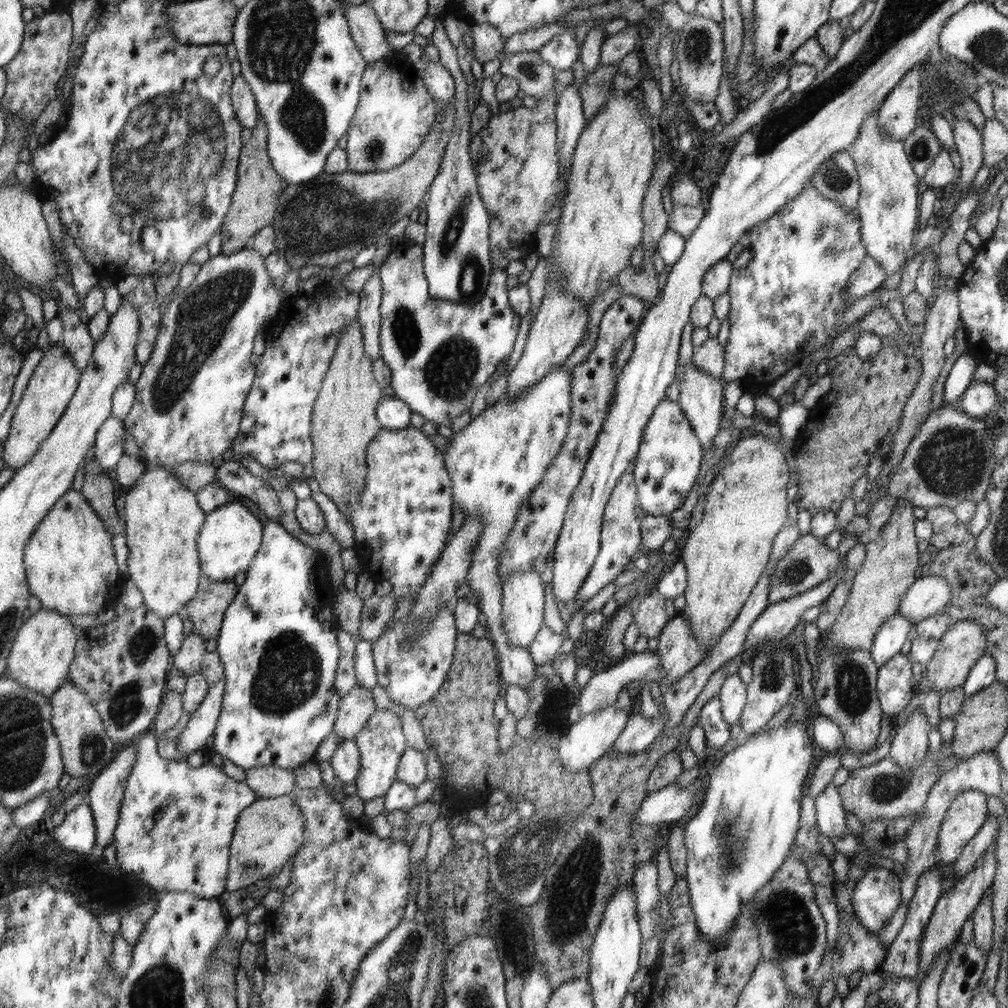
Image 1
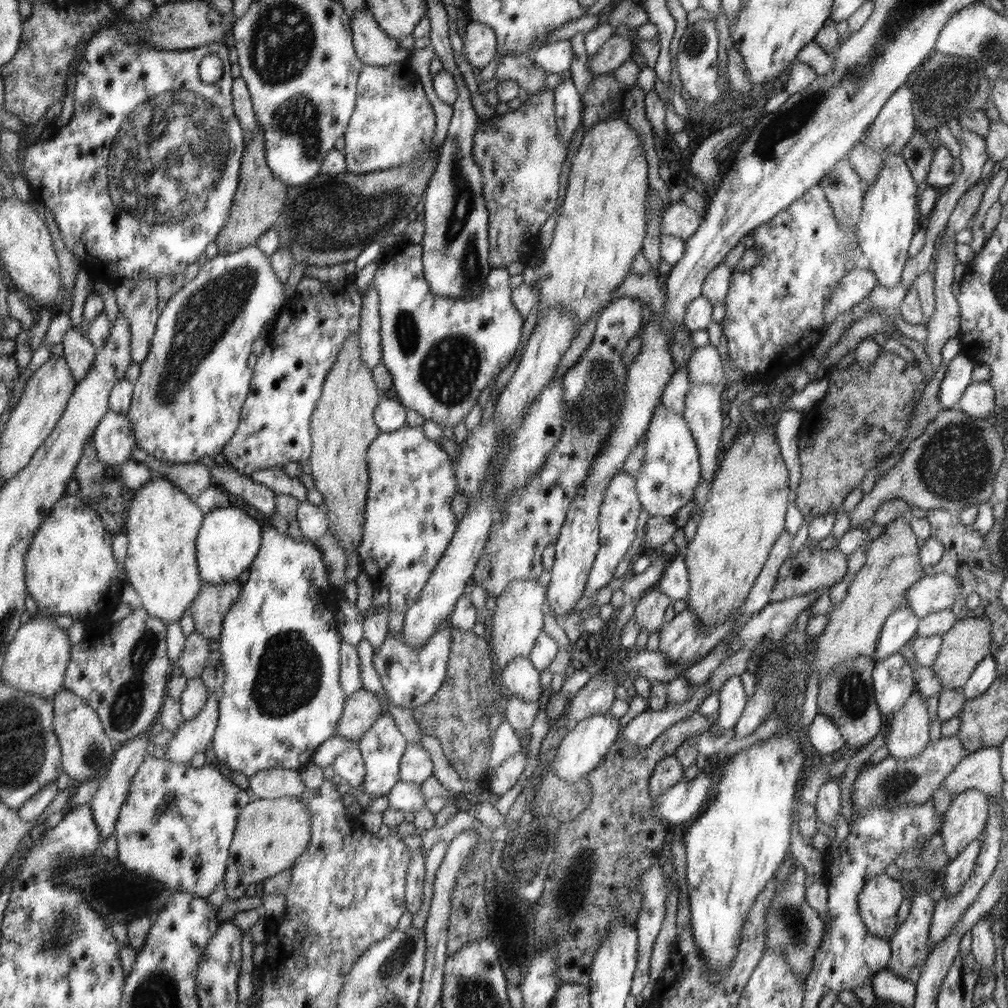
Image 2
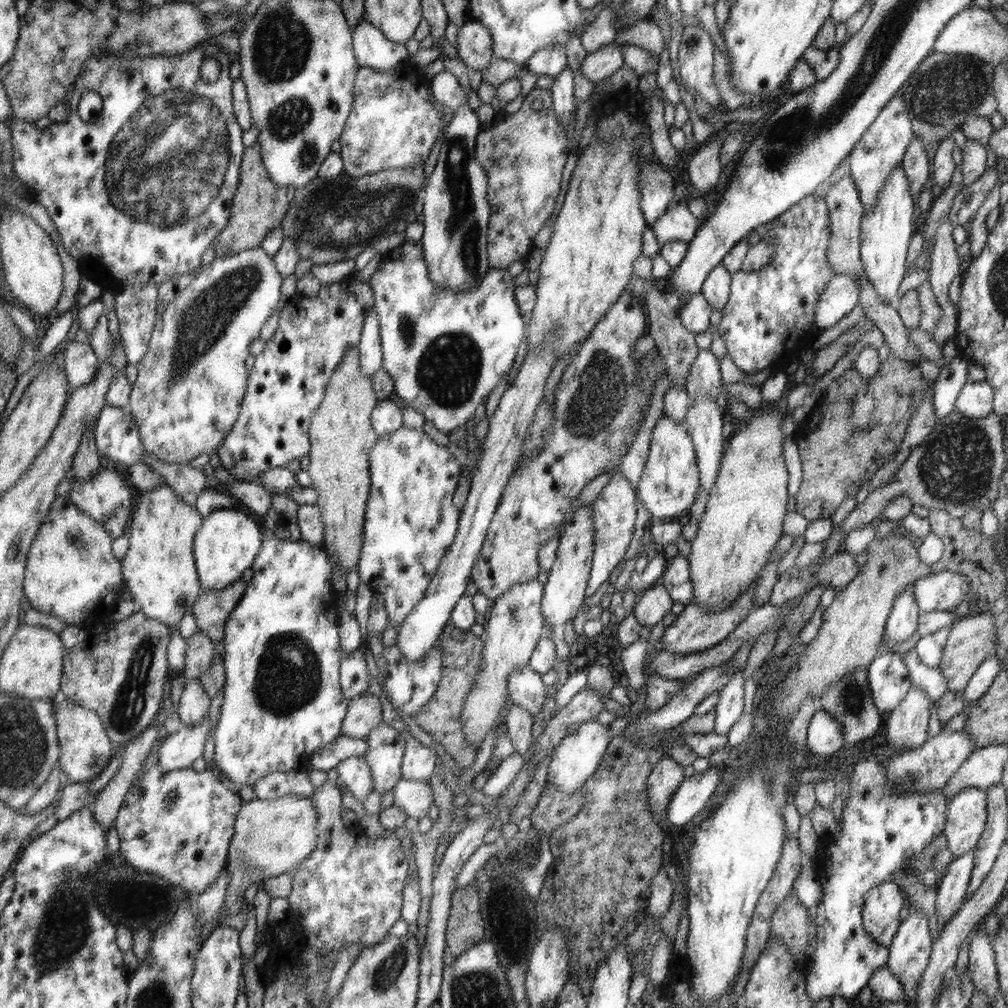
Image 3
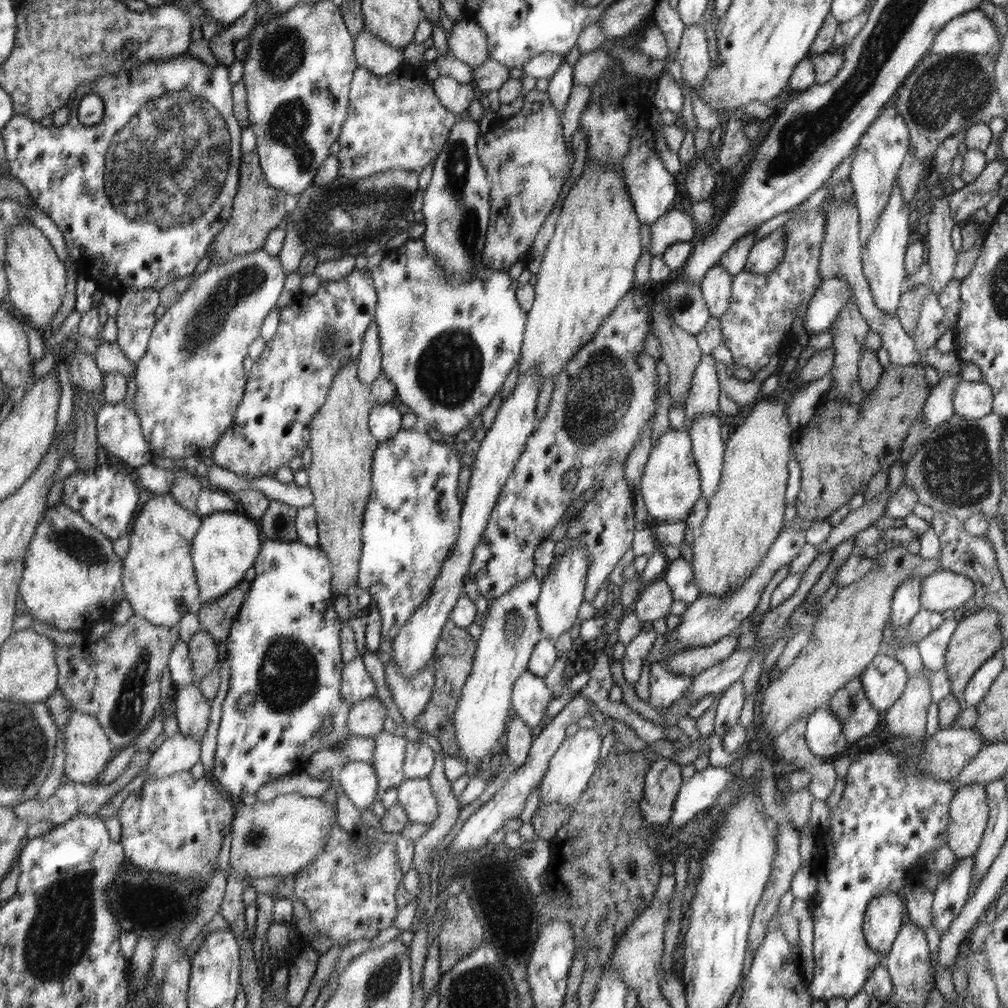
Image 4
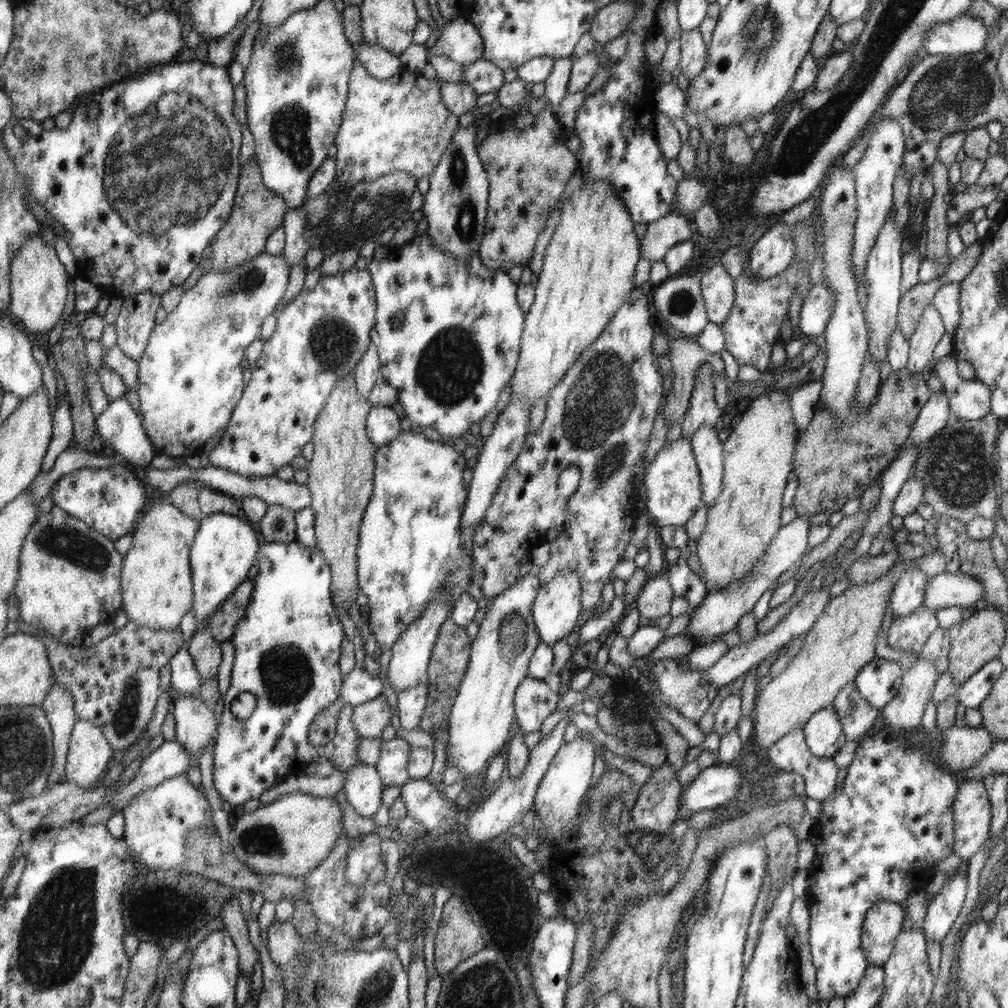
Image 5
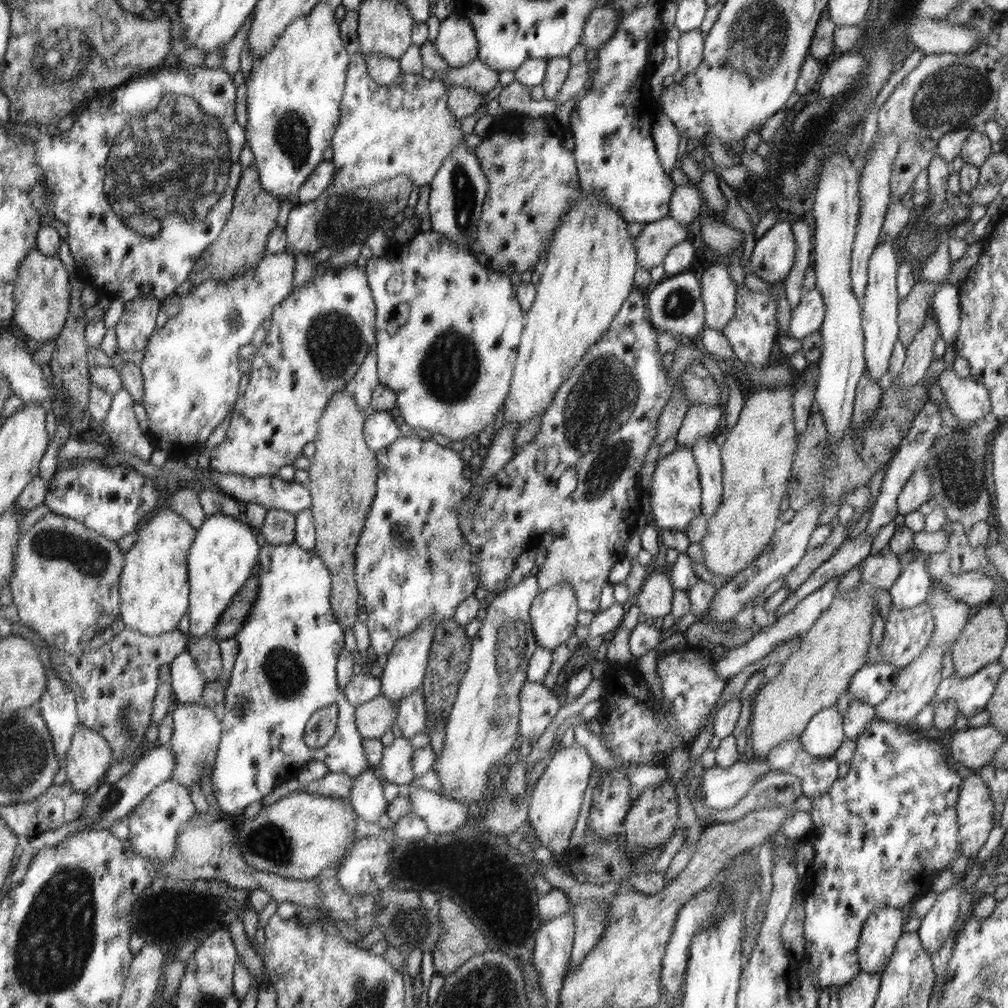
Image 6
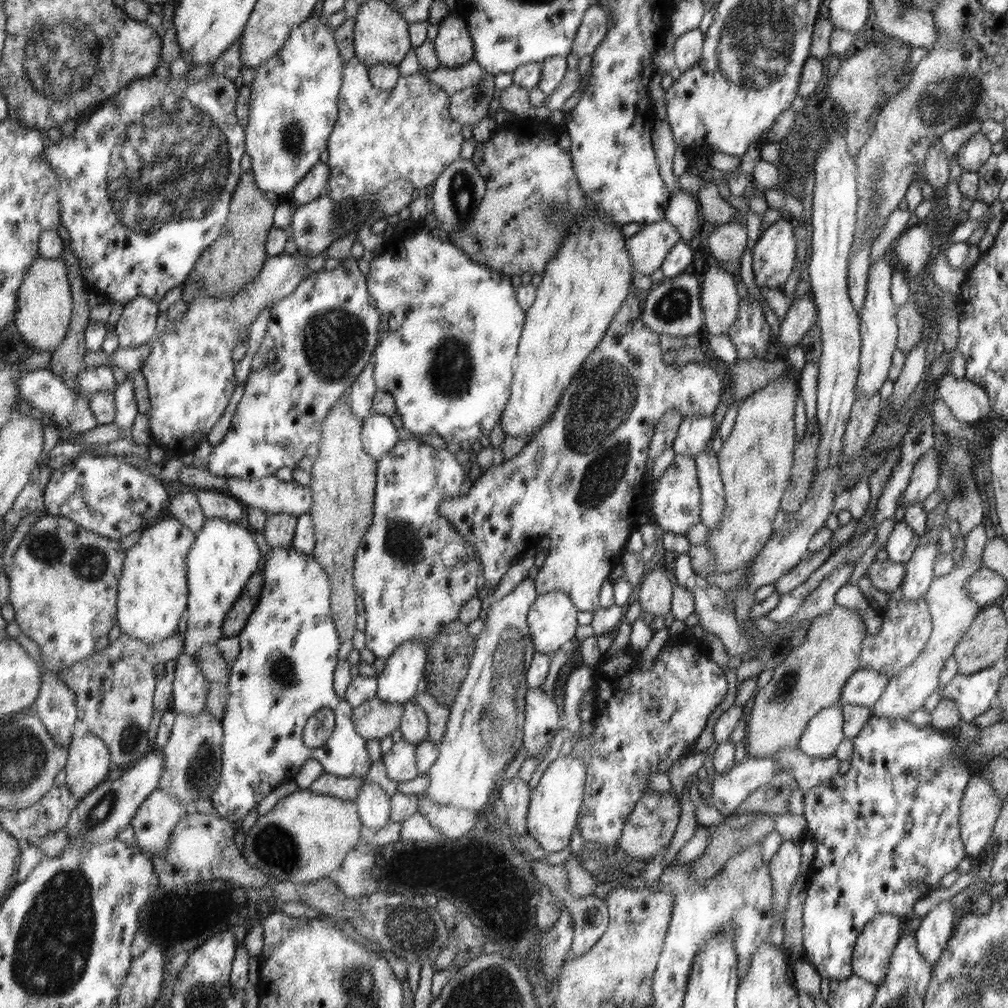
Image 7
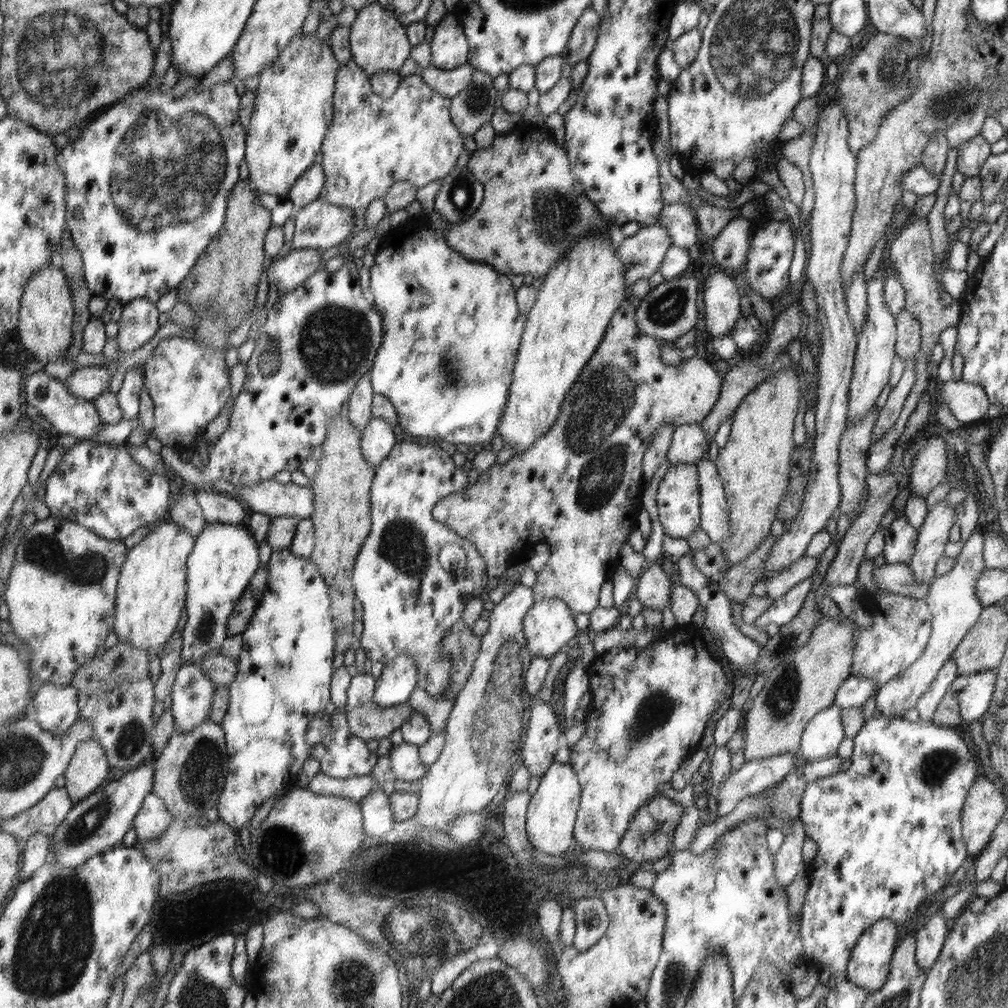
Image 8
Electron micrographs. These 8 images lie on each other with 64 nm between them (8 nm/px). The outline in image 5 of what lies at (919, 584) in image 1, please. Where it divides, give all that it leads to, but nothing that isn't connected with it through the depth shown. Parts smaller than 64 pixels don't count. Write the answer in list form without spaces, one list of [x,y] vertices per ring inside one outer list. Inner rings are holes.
[[[942,573],[928,578],[924,606],[942,610],[948,606],[970,607],[982,597],[982,582],[962,573]]]

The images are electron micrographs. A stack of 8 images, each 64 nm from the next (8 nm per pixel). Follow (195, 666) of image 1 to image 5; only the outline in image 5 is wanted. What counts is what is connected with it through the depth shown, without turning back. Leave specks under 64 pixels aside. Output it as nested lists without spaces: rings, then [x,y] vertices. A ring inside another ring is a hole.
[[[208,630],[195,632],[187,642],[186,648],[202,680],[217,676],[222,658],[220,642],[216,641]]]

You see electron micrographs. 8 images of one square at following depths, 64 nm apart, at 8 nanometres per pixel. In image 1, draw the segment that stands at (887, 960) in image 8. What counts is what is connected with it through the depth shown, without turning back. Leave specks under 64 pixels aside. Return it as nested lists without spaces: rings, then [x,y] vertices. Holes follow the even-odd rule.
[[[878,865],[869,870],[869,873],[857,882],[856,890],[853,890],[854,917],[860,920],[870,934],[880,934],[900,906],[900,896],[898,876]]]

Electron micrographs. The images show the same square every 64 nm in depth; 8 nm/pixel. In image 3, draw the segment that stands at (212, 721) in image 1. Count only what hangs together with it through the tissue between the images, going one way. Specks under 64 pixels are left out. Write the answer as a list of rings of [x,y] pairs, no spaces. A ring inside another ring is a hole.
[[[210,717],[202,723],[182,725],[174,734],[167,735],[158,750],[158,765],[163,772],[190,769],[194,760],[204,752],[204,744],[210,734]]]

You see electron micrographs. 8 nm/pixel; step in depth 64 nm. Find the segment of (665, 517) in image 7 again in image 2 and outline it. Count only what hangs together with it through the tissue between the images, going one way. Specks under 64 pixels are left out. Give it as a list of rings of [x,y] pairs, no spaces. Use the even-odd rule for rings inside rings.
[[[660,405],[653,413],[649,429],[645,431],[645,454],[642,468],[635,477],[635,490],[642,508],[650,517],[674,516],[690,502],[700,480],[697,442],[683,416],[669,407]]]

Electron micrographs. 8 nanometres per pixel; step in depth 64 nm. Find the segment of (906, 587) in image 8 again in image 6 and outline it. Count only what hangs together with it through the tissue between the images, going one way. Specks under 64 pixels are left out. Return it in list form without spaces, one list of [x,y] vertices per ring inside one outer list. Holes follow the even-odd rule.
[[[892,551],[885,556],[868,555],[861,564],[861,586],[872,585],[882,590],[888,590],[897,584],[898,577],[901,576],[902,572],[900,558]]]

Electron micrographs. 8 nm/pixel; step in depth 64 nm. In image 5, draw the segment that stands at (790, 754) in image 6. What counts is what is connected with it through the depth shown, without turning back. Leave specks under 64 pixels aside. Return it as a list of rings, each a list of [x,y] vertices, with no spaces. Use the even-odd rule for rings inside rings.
[[[802,728],[770,745],[768,758],[781,771],[793,772],[804,777],[805,796],[822,801],[836,789],[838,766],[834,759],[814,756],[807,748]]]

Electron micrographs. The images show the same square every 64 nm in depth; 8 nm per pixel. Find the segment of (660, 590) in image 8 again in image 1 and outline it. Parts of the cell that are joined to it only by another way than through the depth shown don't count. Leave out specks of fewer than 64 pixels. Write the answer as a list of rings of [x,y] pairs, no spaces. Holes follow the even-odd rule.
[[[652,594],[641,600],[633,622],[639,633],[646,638],[658,638],[668,622],[668,612],[664,608],[664,596],[654,597]]]

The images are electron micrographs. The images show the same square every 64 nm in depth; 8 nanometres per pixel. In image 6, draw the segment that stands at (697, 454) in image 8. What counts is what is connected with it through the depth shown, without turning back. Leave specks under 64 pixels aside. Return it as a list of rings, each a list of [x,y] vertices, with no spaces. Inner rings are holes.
[[[695,404],[685,414],[682,427],[678,430],[678,446],[681,448],[693,448],[699,438],[716,434],[721,427],[719,421],[722,416],[721,405],[703,406]]]

